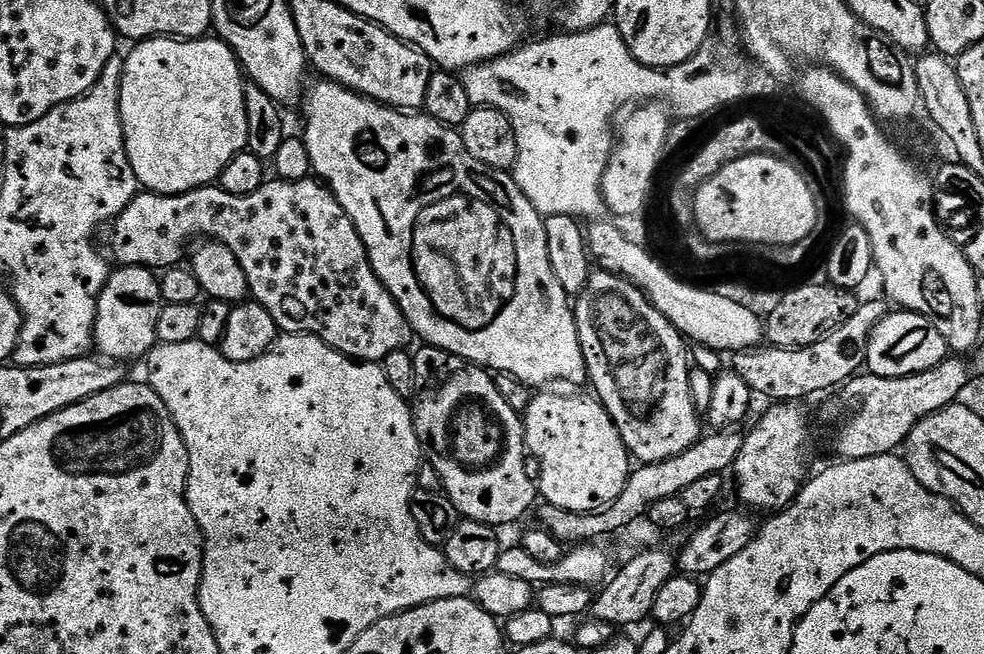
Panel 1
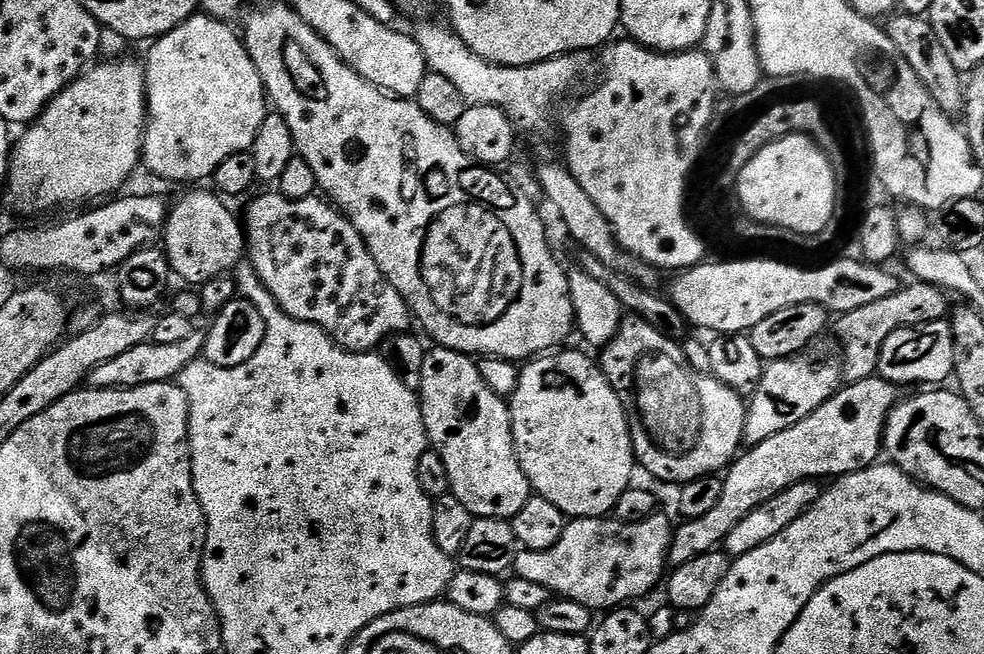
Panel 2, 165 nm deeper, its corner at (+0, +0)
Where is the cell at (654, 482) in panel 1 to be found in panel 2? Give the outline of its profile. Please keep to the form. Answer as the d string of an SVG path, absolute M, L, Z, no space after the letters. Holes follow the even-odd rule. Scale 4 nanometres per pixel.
M801 354L765 363L762 382L758 382L758 390L746 404L744 444L761 444L774 434L782 434L782 430L790 430L790 426L818 410L841 387L842 368L837 361L835 364L832 360L811 360L808 354Z

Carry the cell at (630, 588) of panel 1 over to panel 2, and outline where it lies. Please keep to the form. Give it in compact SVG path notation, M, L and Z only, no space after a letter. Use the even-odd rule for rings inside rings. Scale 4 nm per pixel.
M879 375L857 384L848 384L841 387L840 391L833 394L829 400L822 402L818 410L802 418L802 422L790 426L790 430L782 430L782 434L774 434L766 438L766 442L751 445L747 450L741 451L723 473L722 498L718 498L717 504L708 513L702 514L702 518L684 520L681 528L679 525L673 531L672 544L668 547L668 564L672 566L685 564L702 554L717 551L723 545L726 534L730 534L730 530L734 530L734 526L738 526L738 522L742 522L742 518L746 518L750 510L758 510L758 506L770 502L770 498L782 494L782 490L790 486L800 484L804 480L819 481L820 476L839 478L872 467L882 456L884 427L888 415L898 403L896 392L898 392L897 385L891 384L889 380Z

